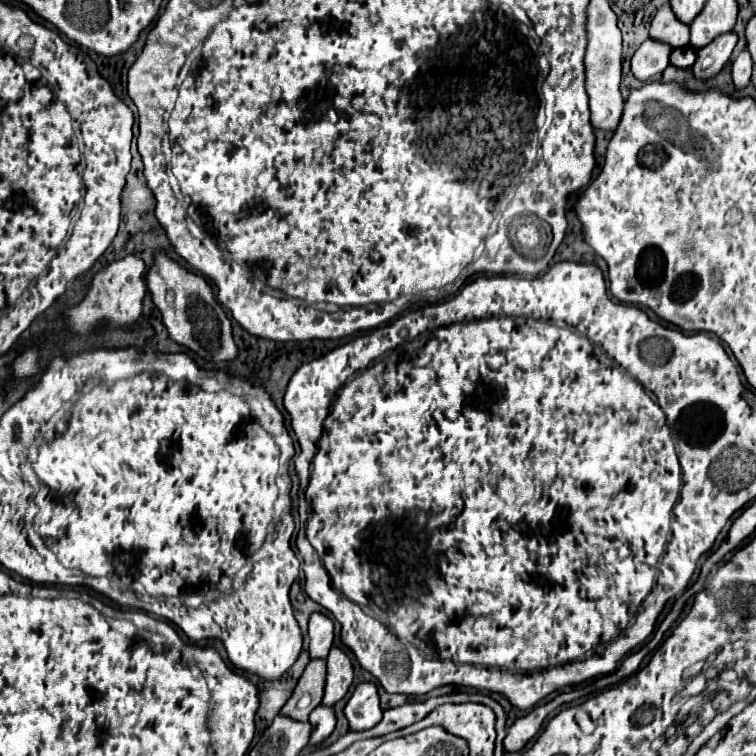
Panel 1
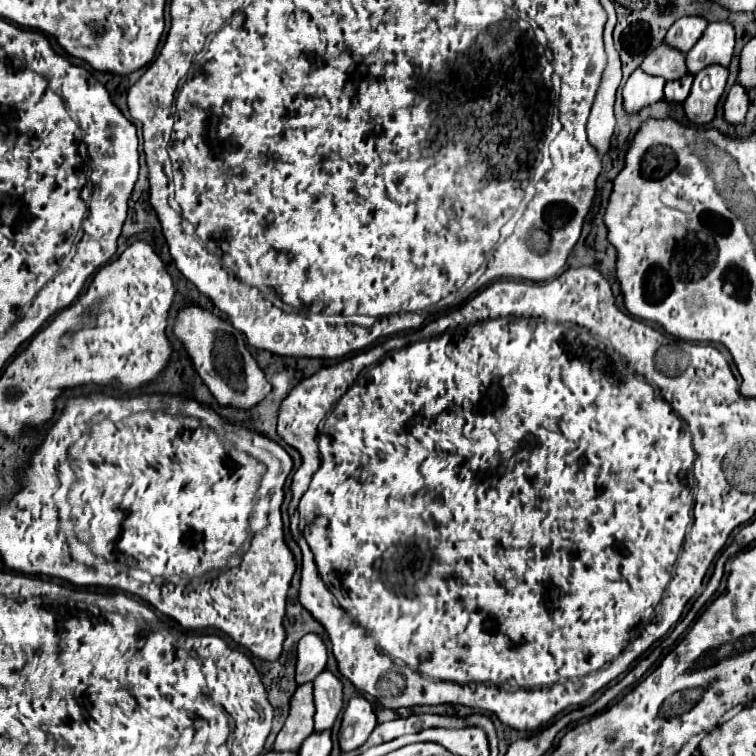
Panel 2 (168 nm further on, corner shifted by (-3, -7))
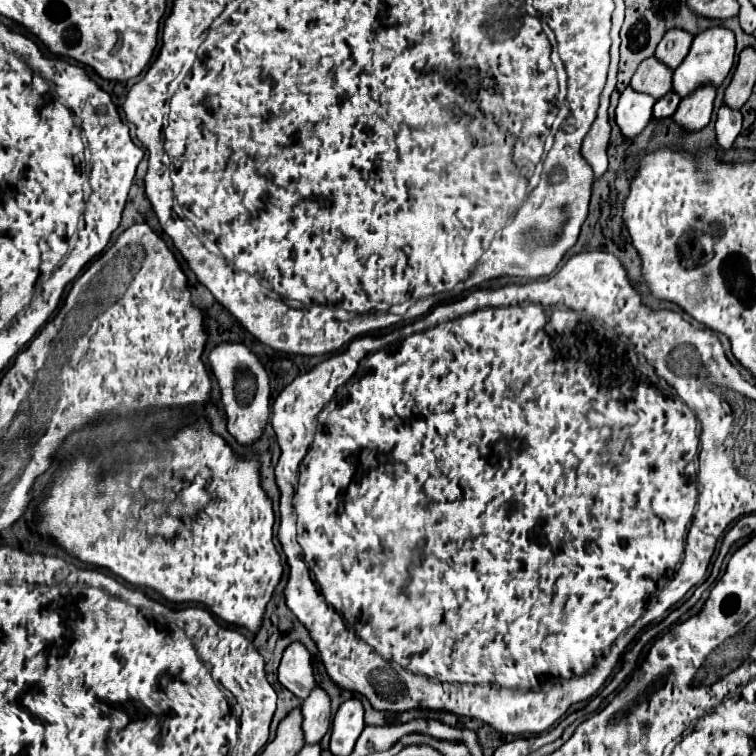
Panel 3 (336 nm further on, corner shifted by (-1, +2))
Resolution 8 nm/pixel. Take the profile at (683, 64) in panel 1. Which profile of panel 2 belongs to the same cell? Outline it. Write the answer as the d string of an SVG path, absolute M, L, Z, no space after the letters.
M686 74L686 76L678 78L678 80L666 82L666 86L664 86L664 98L668 102L684 102L686 96L688 96L688 92L690 92L692 80L694 80L694 76Z

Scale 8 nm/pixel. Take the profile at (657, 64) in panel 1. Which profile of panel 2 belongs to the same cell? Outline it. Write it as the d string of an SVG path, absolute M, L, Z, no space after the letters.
M636 68L622 90L626 112L638 112L648 104L658 102L664 96L664 82L664 78L650 76L642 68Z

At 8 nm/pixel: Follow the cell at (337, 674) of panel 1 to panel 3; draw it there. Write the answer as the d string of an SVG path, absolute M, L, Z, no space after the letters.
M320 687L302 703L302 733L306 745L316 745L330 727L330 699Z

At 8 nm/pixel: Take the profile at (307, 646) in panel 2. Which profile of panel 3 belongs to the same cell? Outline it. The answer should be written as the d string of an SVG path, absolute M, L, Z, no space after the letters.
M292 643L284 651L284 657L278 667L278 681L300 701L304 701L316 687L316 681L312 677L310 653L302 643Z

